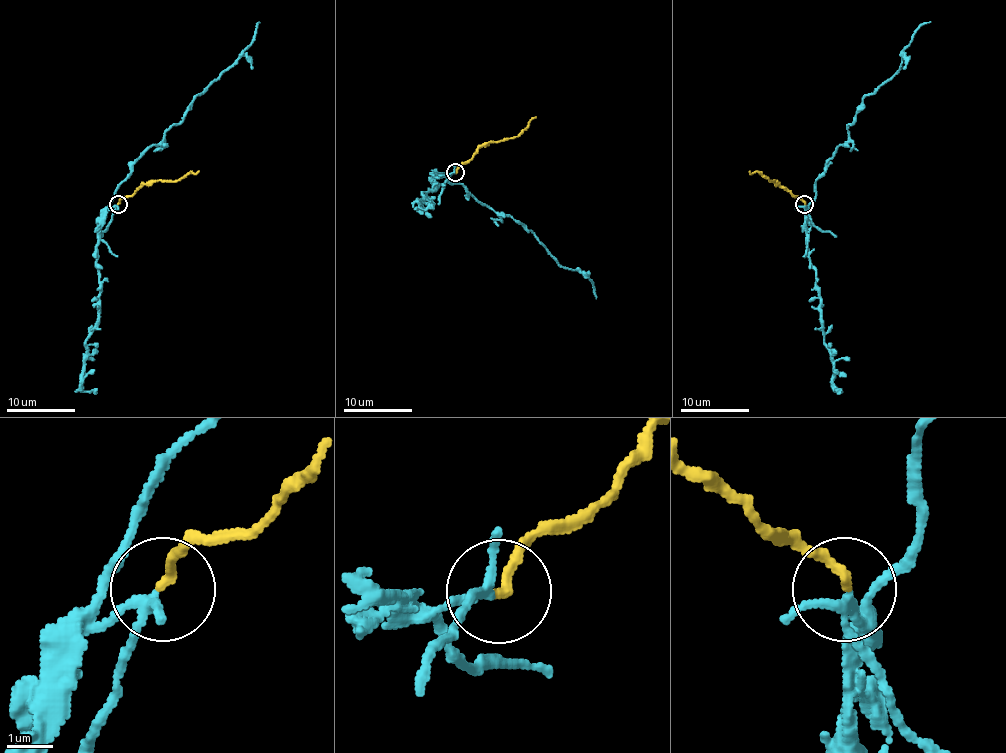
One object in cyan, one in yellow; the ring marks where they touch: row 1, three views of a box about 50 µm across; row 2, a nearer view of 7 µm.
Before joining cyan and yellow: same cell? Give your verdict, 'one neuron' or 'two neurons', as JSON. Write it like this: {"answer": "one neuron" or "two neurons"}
{"answer": "two neurons"}

